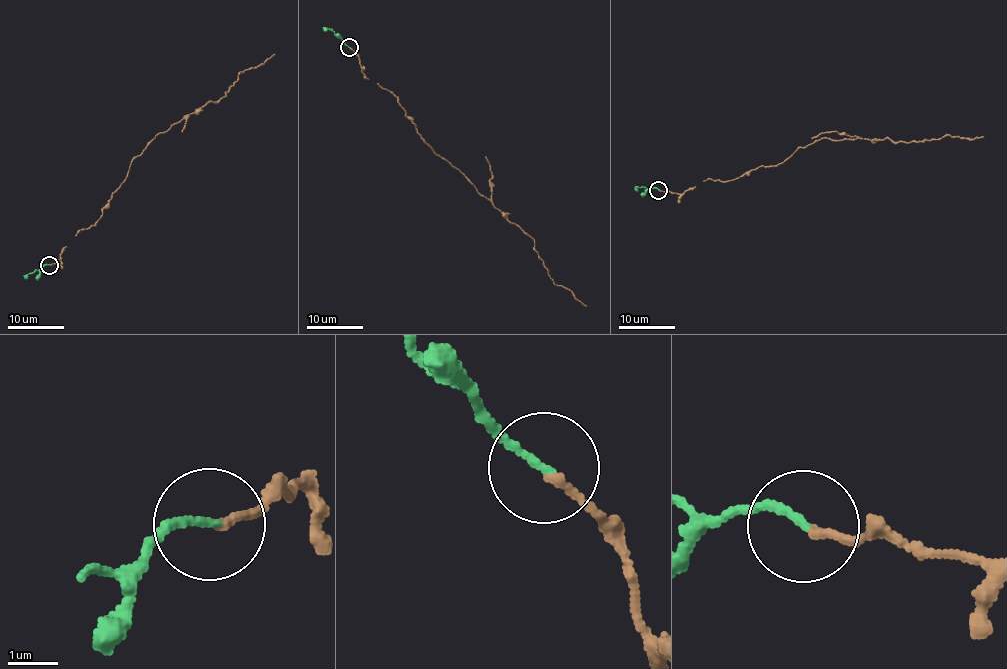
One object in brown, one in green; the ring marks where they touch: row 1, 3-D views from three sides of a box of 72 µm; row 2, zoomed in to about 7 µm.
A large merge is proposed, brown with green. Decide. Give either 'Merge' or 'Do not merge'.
Merge

